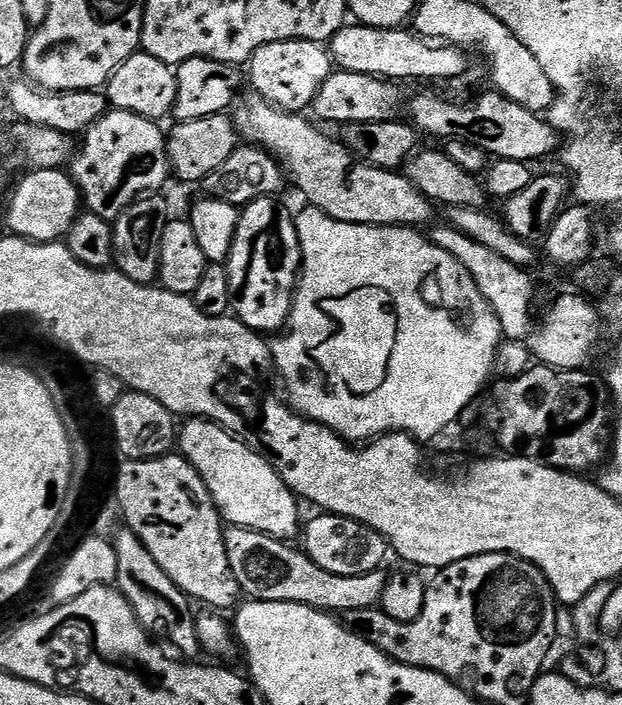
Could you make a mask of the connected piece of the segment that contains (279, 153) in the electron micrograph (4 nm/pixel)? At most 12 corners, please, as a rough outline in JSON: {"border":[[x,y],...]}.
{"border":[[255,90],[230,109],[311,207],[401,223],[399,171],[363,164]]}

